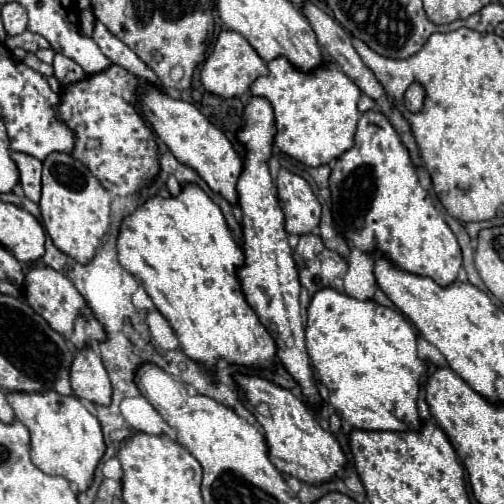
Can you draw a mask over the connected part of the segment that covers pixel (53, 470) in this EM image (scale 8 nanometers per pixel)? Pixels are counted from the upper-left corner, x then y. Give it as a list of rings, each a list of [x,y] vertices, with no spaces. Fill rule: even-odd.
[[[9,393],[7,401],[13,407],[17,421],[21,421],[31,433],[31,461],[43,473],[63,475],[67,481],[75,483],[81,493],[87,491],[89,485],[93,483],[95,469],[105,455],[105,441],[103,441],[103,431],[101,431],[99,419],[95,415],[91,415],[77,397],[71,397],[71,395],[63,397],[59,393]]]

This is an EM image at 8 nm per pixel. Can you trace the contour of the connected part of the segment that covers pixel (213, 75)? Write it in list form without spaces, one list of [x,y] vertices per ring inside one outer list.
[[[221,31],[217,37],[217,43],[203,63],[201,69],[201,83],[205,85],[207,91],[219,95],[219,97],[241,97],[243,93],[249,91],[249,85],[261,77],[267,75],[267,63],[257,55],[257,51],[249,45],[249,41],[235,33],[235,31]]]

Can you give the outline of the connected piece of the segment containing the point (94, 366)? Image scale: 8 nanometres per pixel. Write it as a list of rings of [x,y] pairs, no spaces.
[[[93,347],[77,351],[71,365],[71,387],[79,399],[87,399],[103,407],[111,405],[111,381]]]

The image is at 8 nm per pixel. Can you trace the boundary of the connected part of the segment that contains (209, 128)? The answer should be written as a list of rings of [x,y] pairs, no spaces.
[[[143,85],[139,89],[139,103],[143,107],[145,117],[151,121],[155,133],[165,141],[175,159],[195,169],[213,191],[217,191],[235,207],[239,201],[235,185],[243,171],[243,161],[235,151],[233,143],[225,137],[225,133],[219,127],[215,127],[195,105],[181,99],[173,99],[155,87]]]

